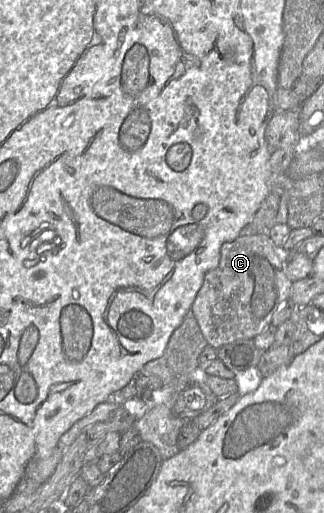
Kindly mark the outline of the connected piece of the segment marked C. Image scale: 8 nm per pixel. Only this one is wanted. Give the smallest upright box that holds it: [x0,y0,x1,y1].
[191,234,293,349]

